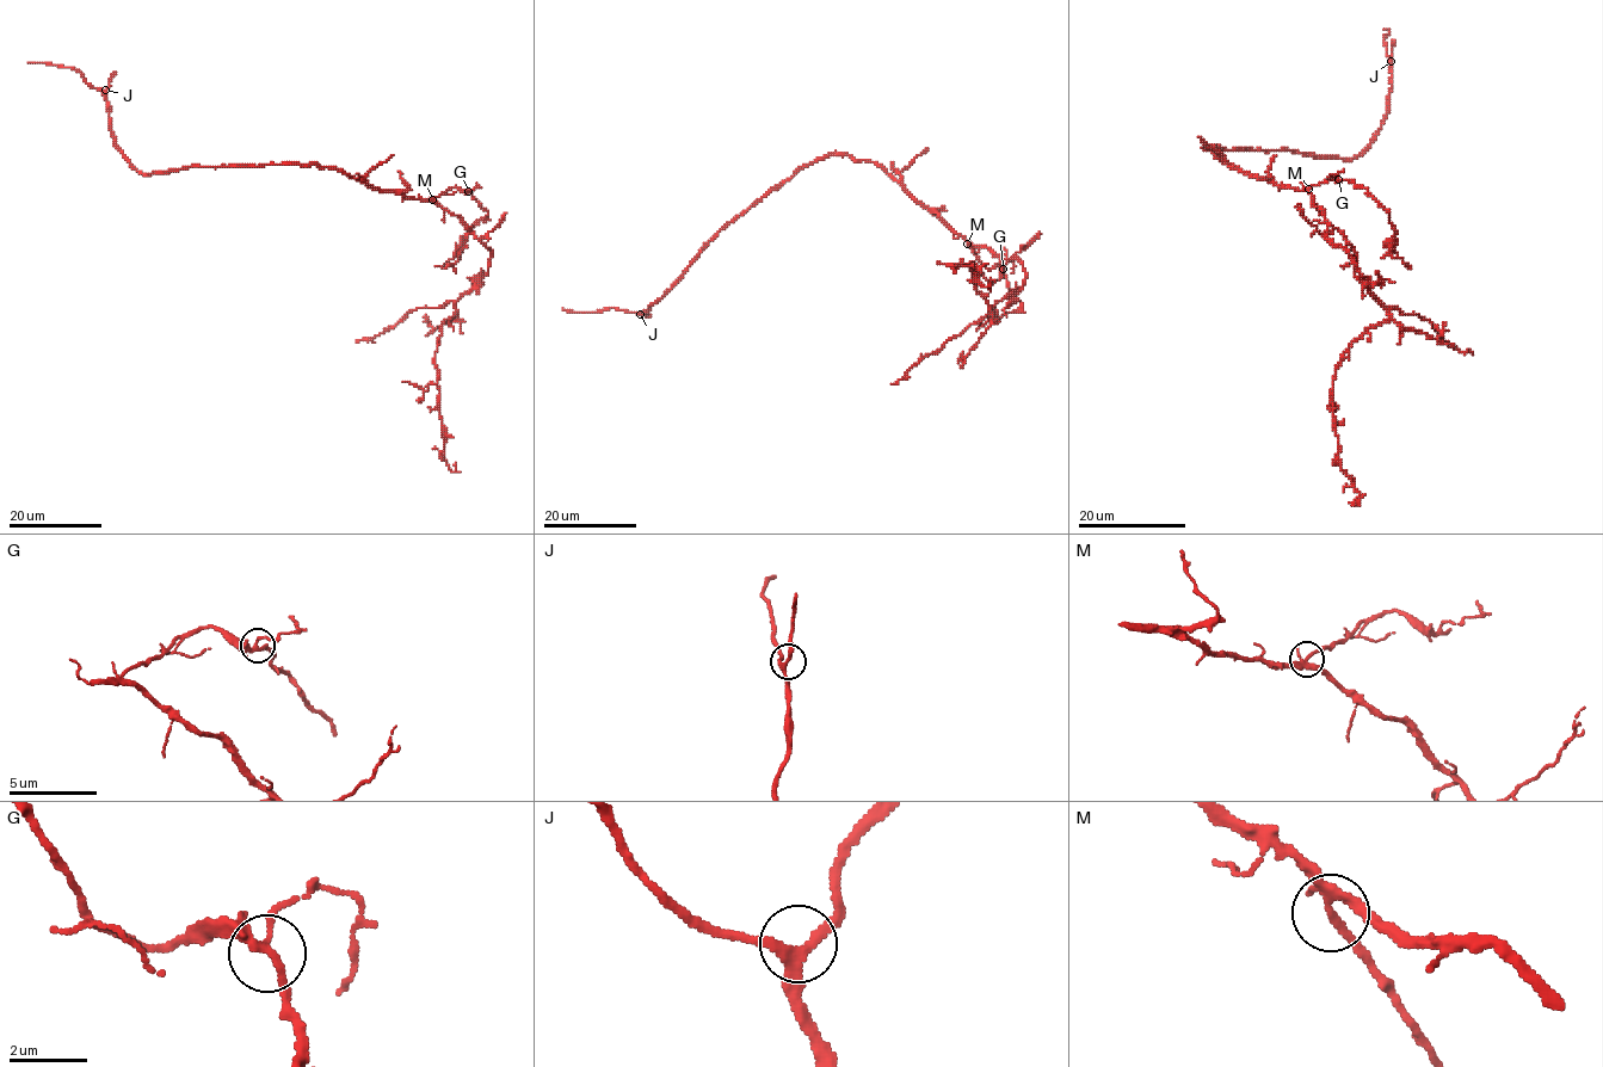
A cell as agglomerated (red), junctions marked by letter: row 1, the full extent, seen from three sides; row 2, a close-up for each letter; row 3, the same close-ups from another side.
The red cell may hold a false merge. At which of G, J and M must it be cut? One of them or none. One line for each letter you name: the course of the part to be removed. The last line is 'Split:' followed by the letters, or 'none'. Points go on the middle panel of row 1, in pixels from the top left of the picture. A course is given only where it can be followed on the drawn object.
Split: none

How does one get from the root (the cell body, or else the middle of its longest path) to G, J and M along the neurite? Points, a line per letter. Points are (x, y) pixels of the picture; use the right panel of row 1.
G: (1241, 170), (1300, 190), (1324, 183), (1337, 173), (1338, 179)
J: (1241, 170), (1225, 162), (1206, 147), (1293, 149), (1315, 156), (1355, 159), (1372, 143), (1387, 112), (1391, 61)
M: (1241, 170), (1281, 186), (1309, 189)

